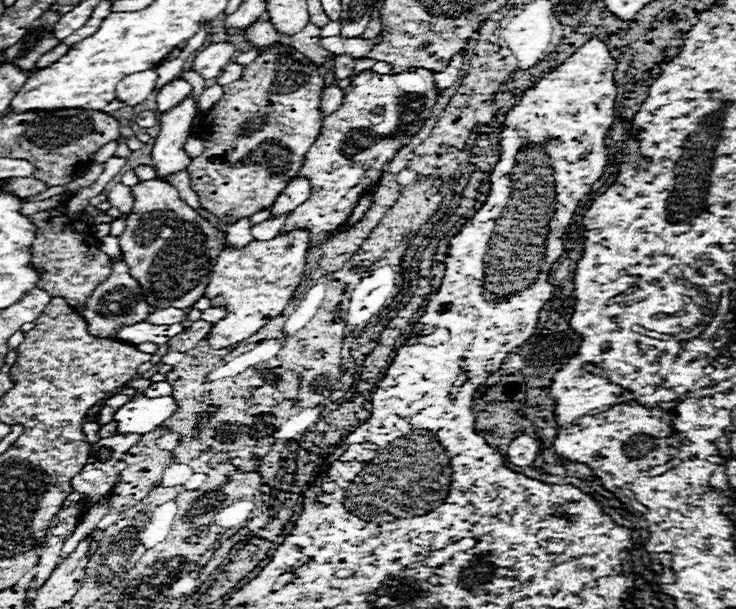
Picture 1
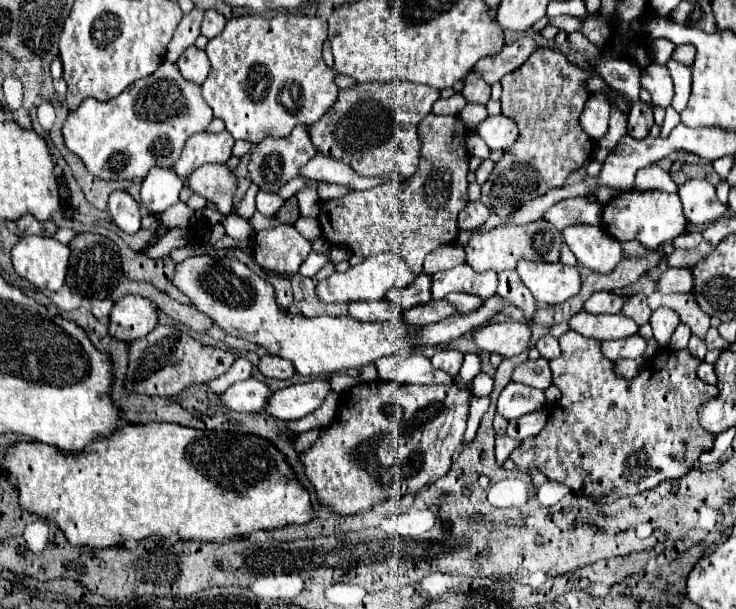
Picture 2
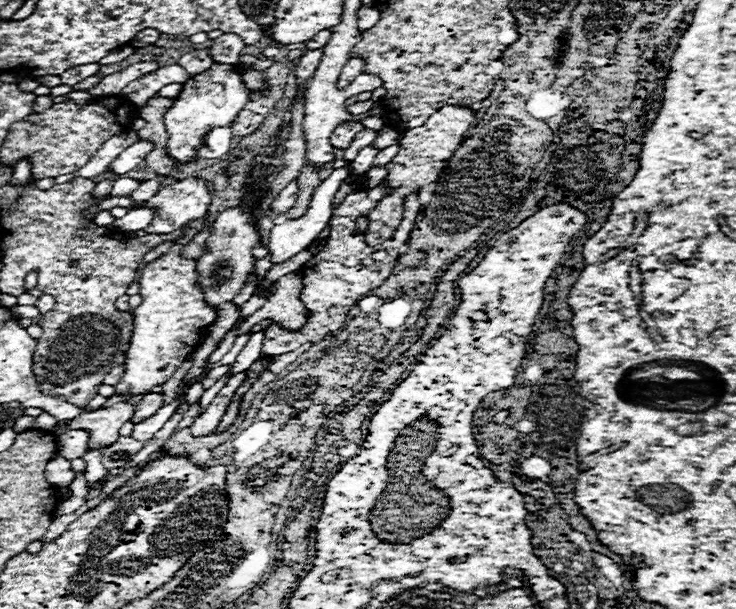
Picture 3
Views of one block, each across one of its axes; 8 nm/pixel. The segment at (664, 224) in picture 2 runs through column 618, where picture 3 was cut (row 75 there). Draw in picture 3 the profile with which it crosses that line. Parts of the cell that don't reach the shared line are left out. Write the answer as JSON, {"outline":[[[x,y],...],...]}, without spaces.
{"outline":[[[214,62],[208,70],[190,76],[188,82],[182,86],[180,96],[164,114],[164,126],[168,132],[168,154],[176,160],[176,164],[196,160],[196,148],[202,144],[202,136],[216,126],[232,124],[232,120],[248,104],[248,100],[250,92],[236,66]]]}

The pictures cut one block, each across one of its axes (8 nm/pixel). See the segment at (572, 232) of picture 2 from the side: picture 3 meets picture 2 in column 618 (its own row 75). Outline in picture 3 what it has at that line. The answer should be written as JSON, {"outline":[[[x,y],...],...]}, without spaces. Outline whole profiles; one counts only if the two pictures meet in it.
{"outline":[[[254,70],[242,72],[242,80],[248,86],[248,90],[256,90],[262,86],[262,72],[254,72]]]}

